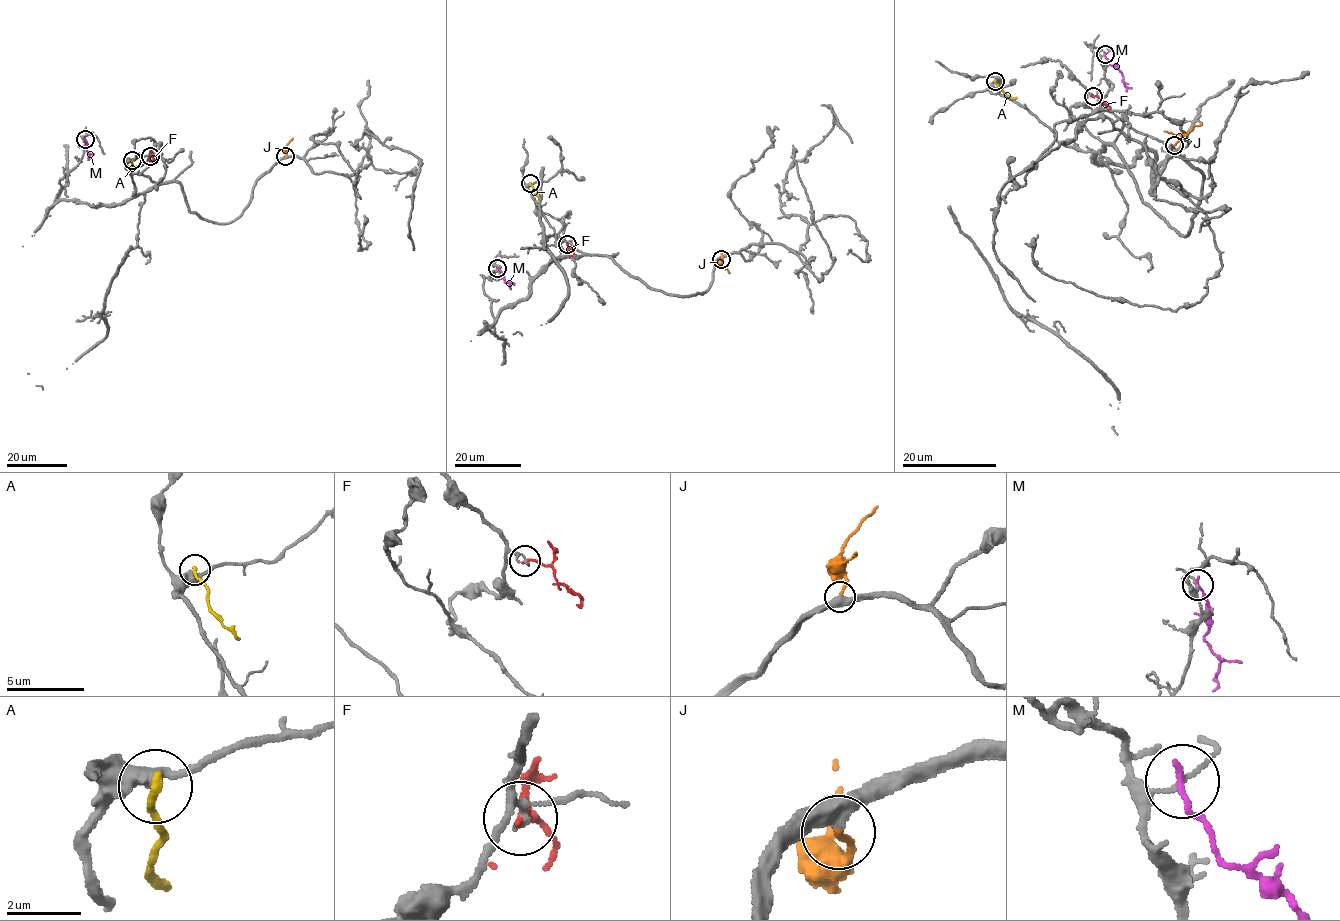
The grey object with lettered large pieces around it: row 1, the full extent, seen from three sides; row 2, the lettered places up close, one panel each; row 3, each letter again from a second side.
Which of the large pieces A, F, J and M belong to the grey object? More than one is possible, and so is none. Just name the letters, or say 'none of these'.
J

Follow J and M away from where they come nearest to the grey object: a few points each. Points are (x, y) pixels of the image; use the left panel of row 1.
J: (285, 156), (285, 148), (292, 138)
M: (85, 139), (88, 157)

